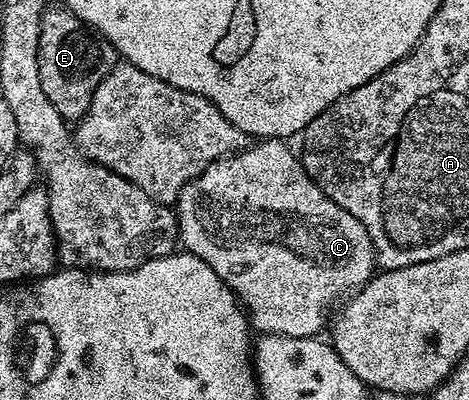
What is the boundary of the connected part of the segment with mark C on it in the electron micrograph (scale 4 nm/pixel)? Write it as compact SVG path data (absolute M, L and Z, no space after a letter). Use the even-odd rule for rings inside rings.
M259 139L248 144L247 148L239 150L238 153L232 153L219 161L214 161L209 167L205 167L205 171L201 171L201 175L191 180L179 196L177 202L178 240L186 252L209 263L209 267L213 267L215 274L233 290L236 301L245 310L251 322L252 330L260 334L313 337L322 334L322 329L324 332L329 321L329 314L332 312L331 304L335 300L338 302L344 295L350 294L359 286L364 285L366 281L371 280L376 272L377 262L375 248L369 239L367 228L357 219L353 219L353 215L344 213L341 207L337 207L337 203L333 203L333 199L324 195L321 187L317 187L309 174L304 171L302 160L297 156L296 150L294 153L287 145L290 144L283 139Z

